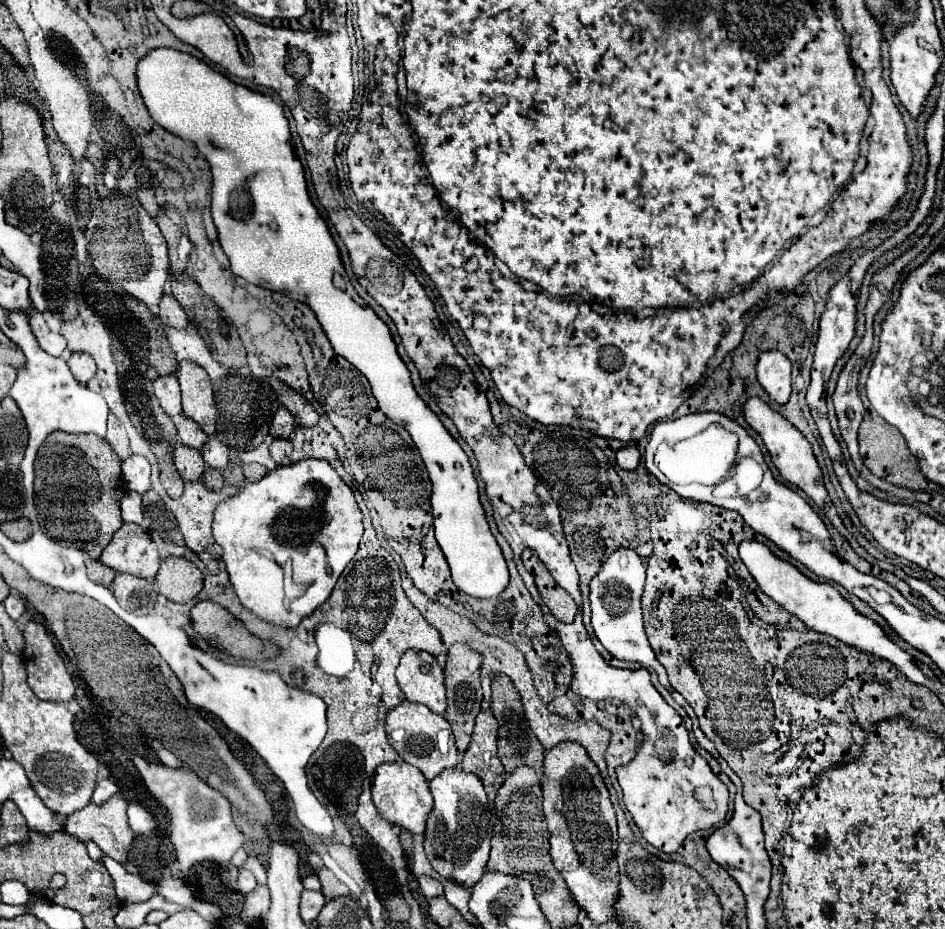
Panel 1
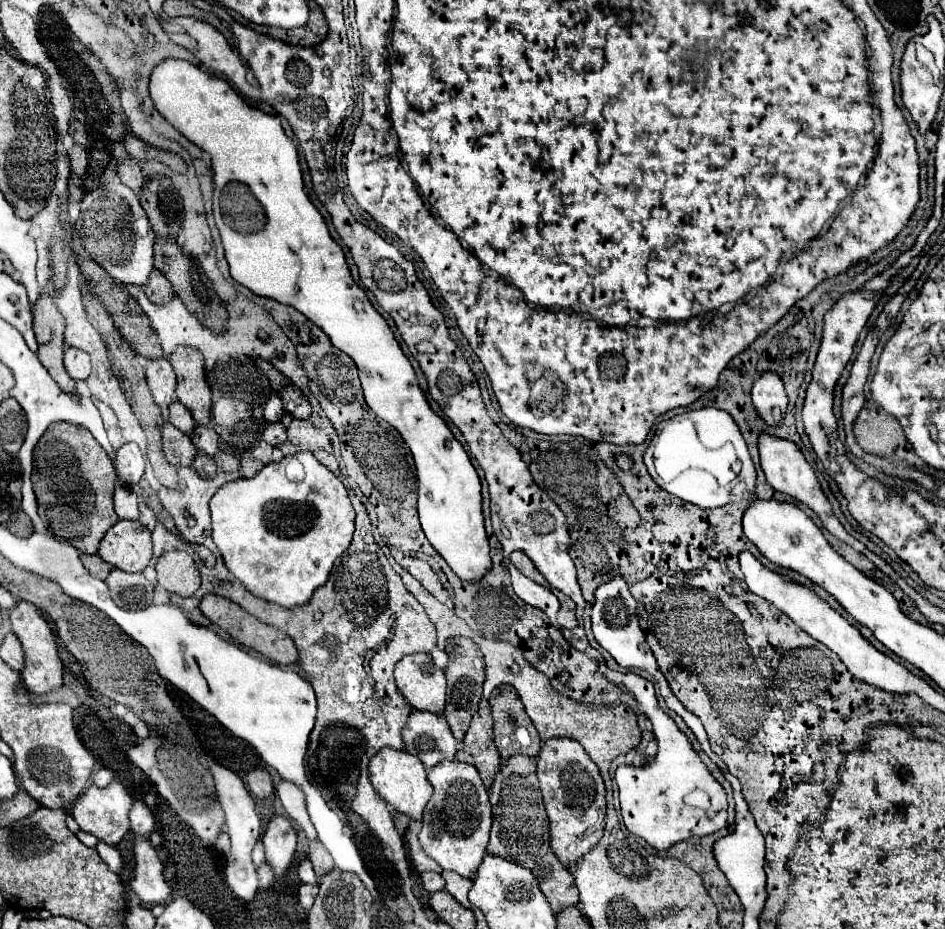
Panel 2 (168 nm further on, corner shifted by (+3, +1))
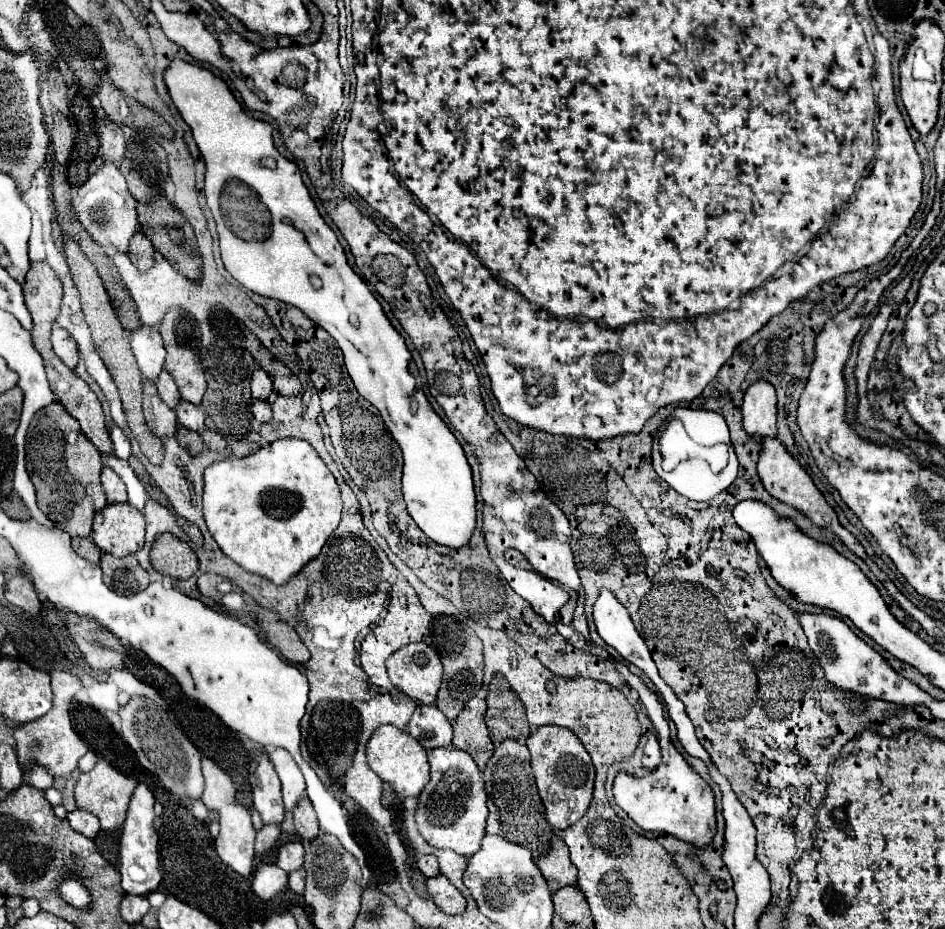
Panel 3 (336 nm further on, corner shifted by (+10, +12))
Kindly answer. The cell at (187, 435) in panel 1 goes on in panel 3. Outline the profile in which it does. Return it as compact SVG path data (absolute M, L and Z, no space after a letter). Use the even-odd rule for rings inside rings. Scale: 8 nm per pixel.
M167 372L159 374L159 380L155 382L155 386L157 386L157 390L159 390L159 398L161 398L169 408L175 410L175 406L179 404L181 398L179 398L177 386L175 386L175 382L171 380L171 376L169 376Z

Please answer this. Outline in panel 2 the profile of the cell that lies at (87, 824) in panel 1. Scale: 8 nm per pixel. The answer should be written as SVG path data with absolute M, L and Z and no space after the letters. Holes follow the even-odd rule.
M112 781L108 787L102 787L102 789L90 785L84 791L84 795L76 801L76 805L72 809L72 815L74 815L74 819L76 819L76 823L80 825L82 831L96 835L98 839L102 839L108 845L116 845L130 829L128 813L130 813L132 803L134 801L130 797L130 793L126 791L126 787L120 781Z

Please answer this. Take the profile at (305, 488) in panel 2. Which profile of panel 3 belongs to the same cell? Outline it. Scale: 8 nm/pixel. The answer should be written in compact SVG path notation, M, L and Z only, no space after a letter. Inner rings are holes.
M283 438L259 448L245 458L227 458L205 470L203 514L219 548L243 570L281 586L319 556L323 544L341 522L341 492L335 476L305 440Z

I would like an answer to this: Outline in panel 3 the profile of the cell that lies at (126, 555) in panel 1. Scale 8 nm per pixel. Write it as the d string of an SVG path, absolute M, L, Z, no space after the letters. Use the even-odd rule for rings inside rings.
M107 504L93 520L93 542L101 552L129 556L145 544L145 518L131 504Z

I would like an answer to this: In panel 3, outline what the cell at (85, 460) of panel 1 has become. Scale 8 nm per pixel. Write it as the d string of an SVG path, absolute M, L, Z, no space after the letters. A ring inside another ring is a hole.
M53 402L47 408L39 410L35 418L29 424L27 430L27 472L31 476L31 482L37 488L37 506L43 514L47 514L57 528L65 530L69 536L89 536L93 516L101 512L107 506L107 498L101 486L101 470L103 470L103 458L101 452L93 446L93 442L83 434L79 422L67 414L61 402Z

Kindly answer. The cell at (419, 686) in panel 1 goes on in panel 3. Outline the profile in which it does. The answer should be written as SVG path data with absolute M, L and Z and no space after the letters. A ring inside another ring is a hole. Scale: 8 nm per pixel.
M407 644L387 658L387 672L395 688L419 704L433 704L441 686L441 660L437 652L423 644Z

